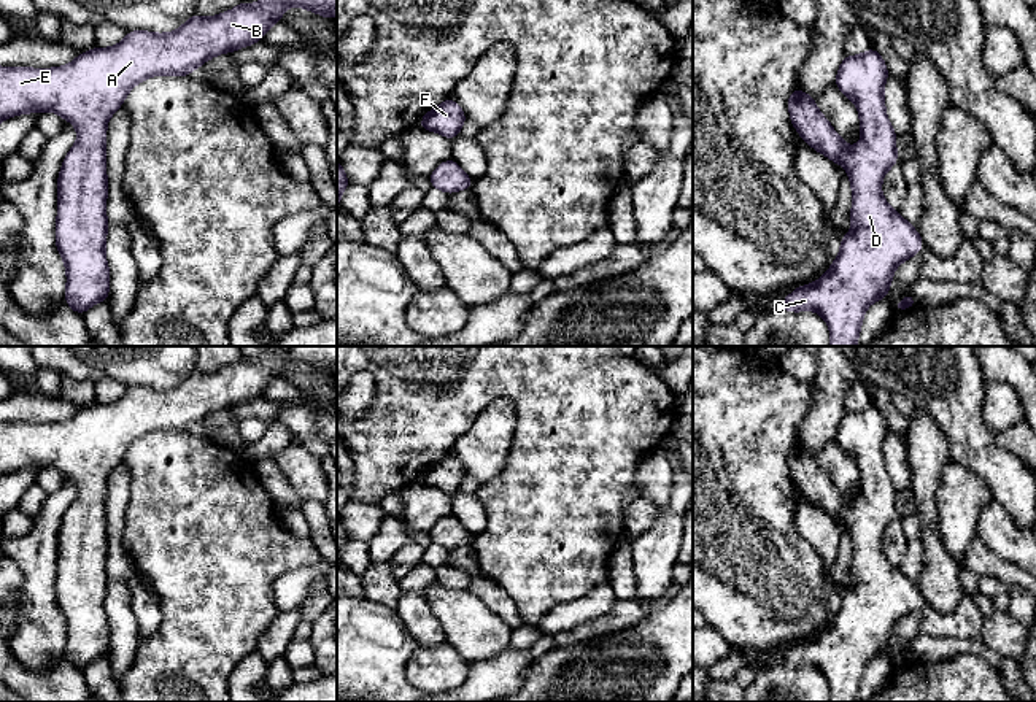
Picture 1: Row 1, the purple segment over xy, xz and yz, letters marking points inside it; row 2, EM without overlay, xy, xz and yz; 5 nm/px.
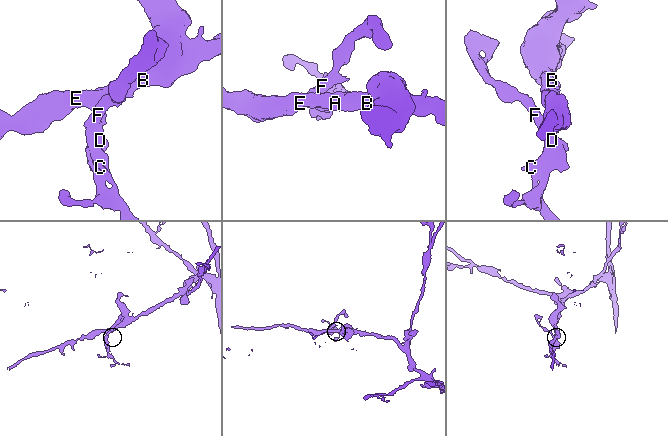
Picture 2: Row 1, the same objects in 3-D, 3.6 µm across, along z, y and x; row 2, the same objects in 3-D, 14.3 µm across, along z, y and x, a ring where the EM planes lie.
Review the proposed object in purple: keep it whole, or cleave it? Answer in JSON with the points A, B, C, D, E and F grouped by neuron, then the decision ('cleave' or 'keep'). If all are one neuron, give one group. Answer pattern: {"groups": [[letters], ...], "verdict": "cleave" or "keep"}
{"groups": [["A", "B", "C", "D", "E", "F"]], "verdict": "keep"}

